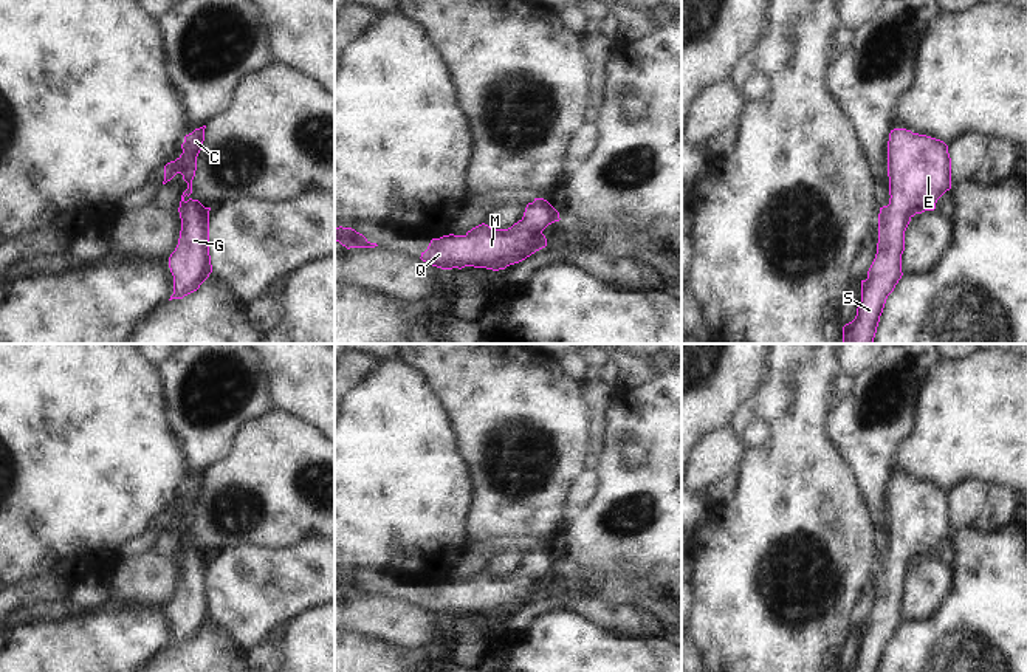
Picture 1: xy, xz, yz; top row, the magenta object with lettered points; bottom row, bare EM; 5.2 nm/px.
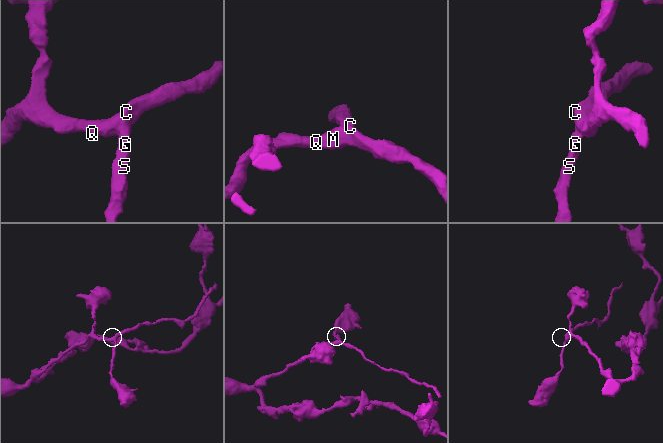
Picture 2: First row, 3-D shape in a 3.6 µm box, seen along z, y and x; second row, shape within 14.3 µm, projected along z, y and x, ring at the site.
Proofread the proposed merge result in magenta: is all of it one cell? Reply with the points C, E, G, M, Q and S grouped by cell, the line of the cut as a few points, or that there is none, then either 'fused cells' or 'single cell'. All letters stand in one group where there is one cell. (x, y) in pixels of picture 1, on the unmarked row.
groups C E G M Q S; cut none; single cell

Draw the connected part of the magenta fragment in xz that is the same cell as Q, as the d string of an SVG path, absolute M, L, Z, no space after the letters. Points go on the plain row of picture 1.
M544 545L528 550L524 564L508 576L493 576L482 570L465 582L432 585L421 607L441 615L505 616L547 593L542 578L559 568L559 559Z

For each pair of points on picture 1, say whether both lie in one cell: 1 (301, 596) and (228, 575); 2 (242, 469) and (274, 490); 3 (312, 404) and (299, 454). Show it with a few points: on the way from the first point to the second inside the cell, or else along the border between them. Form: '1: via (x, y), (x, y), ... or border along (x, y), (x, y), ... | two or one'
1: via (282, 587), (250, 587), (247, 584) | one
2: via (250, 477), (267, 488) | one
3: border along (276, 408), (293, 412), (318, 428) | two

